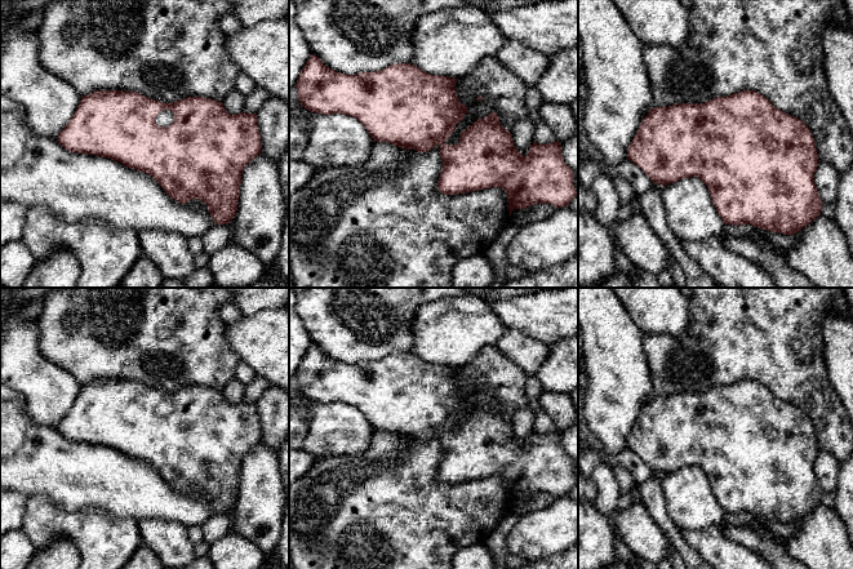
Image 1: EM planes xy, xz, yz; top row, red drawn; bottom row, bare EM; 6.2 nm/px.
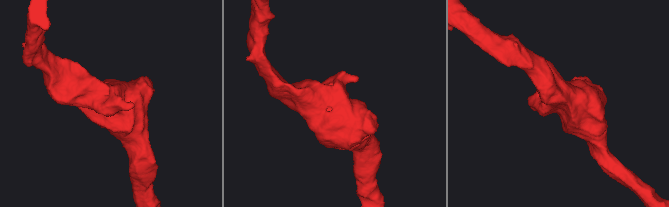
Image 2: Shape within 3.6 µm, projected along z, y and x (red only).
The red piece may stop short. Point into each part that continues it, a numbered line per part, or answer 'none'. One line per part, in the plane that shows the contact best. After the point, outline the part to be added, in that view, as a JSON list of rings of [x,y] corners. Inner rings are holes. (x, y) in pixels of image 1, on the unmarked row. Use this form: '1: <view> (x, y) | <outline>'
1: xy (165, 407) | [[[164,399],[156,405],[156,413],[159,415],[169,415],[173,410],[174,403],[169,399]]]

